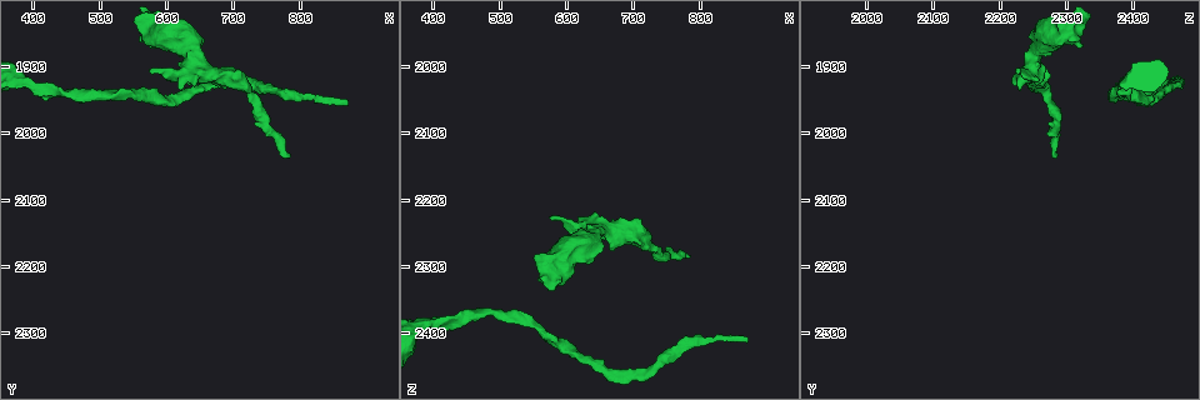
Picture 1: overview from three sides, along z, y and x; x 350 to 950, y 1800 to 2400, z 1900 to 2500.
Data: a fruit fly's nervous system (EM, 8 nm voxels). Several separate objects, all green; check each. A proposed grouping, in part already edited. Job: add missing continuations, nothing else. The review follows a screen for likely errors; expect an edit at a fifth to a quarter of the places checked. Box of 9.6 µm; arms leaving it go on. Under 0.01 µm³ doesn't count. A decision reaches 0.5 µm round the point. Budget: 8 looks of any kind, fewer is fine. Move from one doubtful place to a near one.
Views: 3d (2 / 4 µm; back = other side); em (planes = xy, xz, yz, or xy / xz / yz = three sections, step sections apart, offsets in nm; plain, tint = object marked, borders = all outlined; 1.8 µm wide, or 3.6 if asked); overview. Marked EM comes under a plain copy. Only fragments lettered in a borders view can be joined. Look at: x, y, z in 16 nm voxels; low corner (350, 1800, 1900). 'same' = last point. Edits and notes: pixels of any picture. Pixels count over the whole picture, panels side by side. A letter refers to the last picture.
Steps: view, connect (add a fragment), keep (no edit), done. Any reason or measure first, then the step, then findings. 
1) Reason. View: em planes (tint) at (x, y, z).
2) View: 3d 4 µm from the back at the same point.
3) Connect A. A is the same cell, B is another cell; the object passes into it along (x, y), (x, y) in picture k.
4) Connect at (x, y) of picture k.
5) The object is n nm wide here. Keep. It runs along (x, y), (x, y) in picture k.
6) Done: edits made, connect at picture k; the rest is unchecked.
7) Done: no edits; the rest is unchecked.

Stops while still wide. View: 3d 2 µm at (615, 1930, 2230).

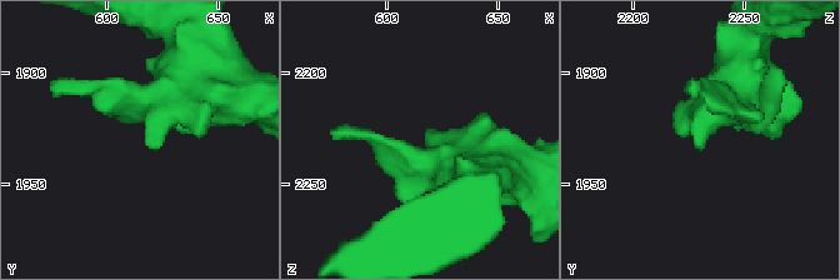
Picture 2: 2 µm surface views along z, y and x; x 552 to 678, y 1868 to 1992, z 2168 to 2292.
Need the tissue. View: em planes (borders) at (619, 1932, 2229).

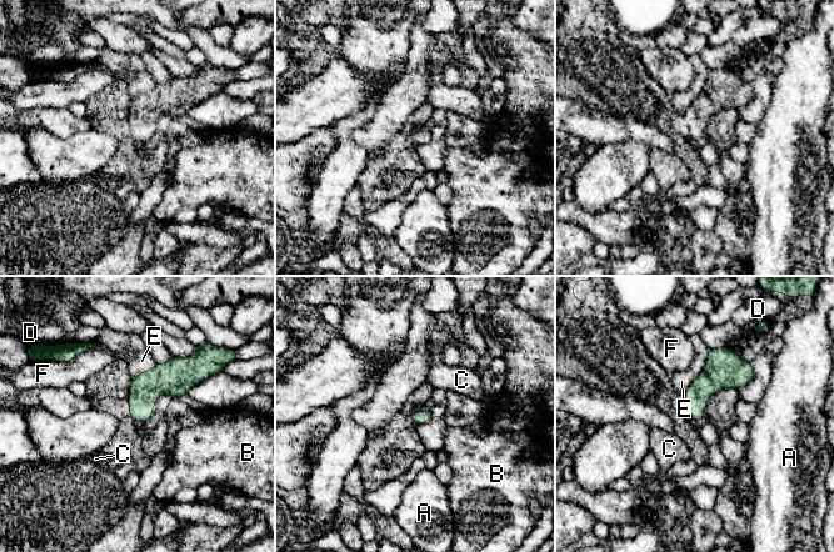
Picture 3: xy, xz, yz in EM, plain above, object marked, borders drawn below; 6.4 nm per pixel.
Keep. A, B, C, D, E and F are other cells; a border runs along (156, 364), (133, 381) in picture 3; no lettered fragment goes on from it.

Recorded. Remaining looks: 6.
View: 3d 2 µm at (780, 2040, 2285).

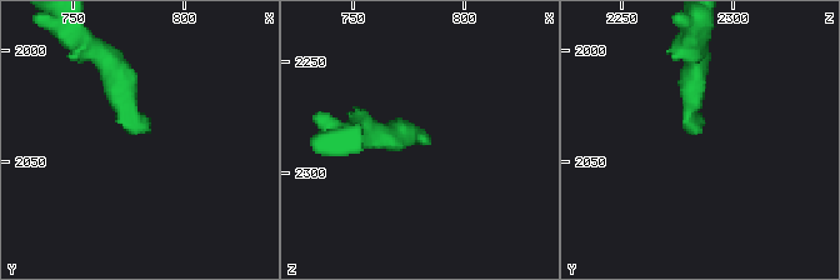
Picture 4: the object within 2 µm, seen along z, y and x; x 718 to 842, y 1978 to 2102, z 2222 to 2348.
View: em planes (borders) at (783, 2036, 2285).

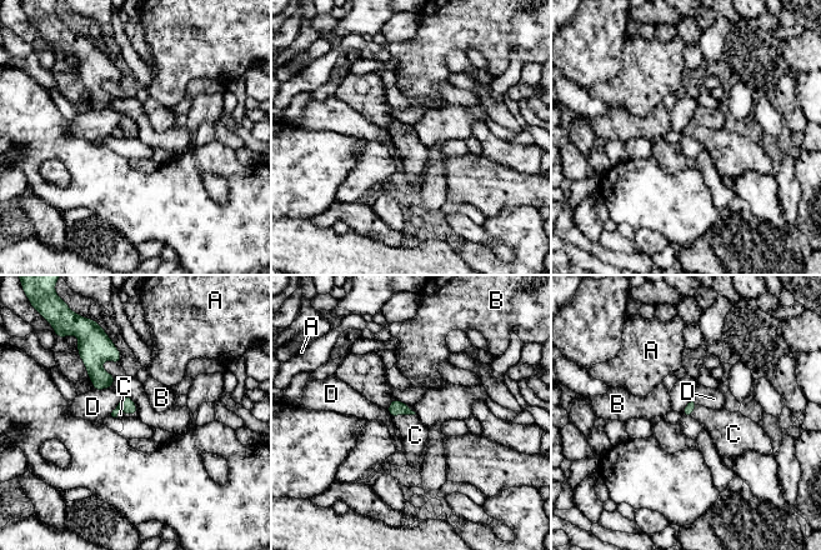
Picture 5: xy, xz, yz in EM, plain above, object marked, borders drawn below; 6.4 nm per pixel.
Connect C. C is the same cell, A, B and D are other cells; the object passes into it along (396, 408), (404, 414), (415, 435) in picture 5; the cell continues.

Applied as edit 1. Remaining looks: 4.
View: overview.

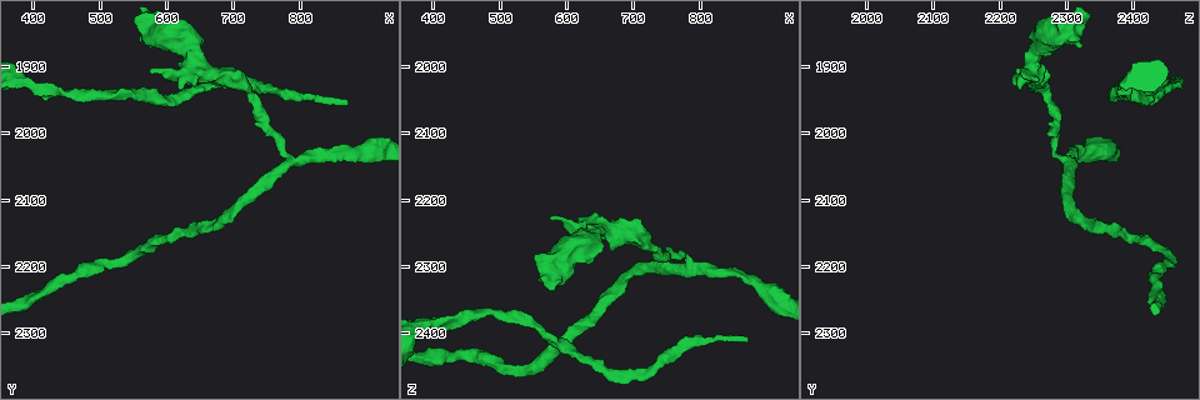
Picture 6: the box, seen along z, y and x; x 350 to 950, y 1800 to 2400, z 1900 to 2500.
Branch stops here. View: em 3.6 µm xy step 8 (tint) at (575, 1870, 2325).

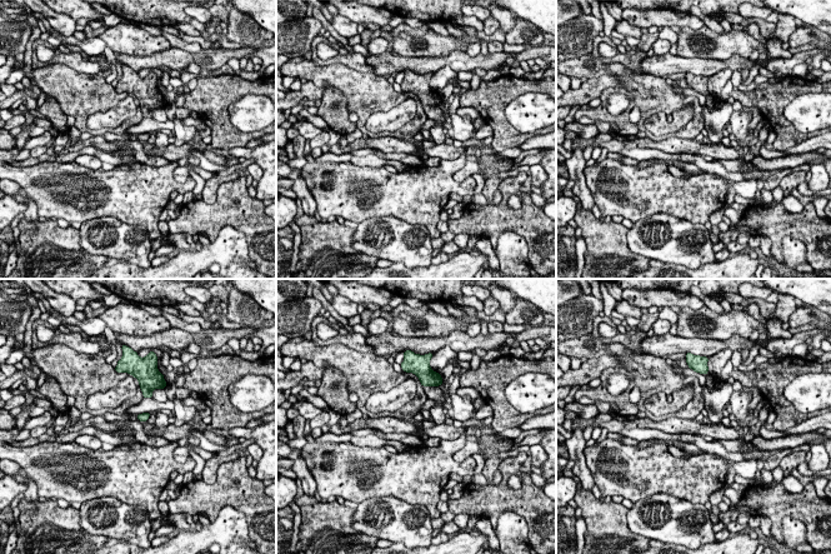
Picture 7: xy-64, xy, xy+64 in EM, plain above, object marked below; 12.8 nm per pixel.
Another direction. View: em 3.6 µm planes (borders) at the same point.

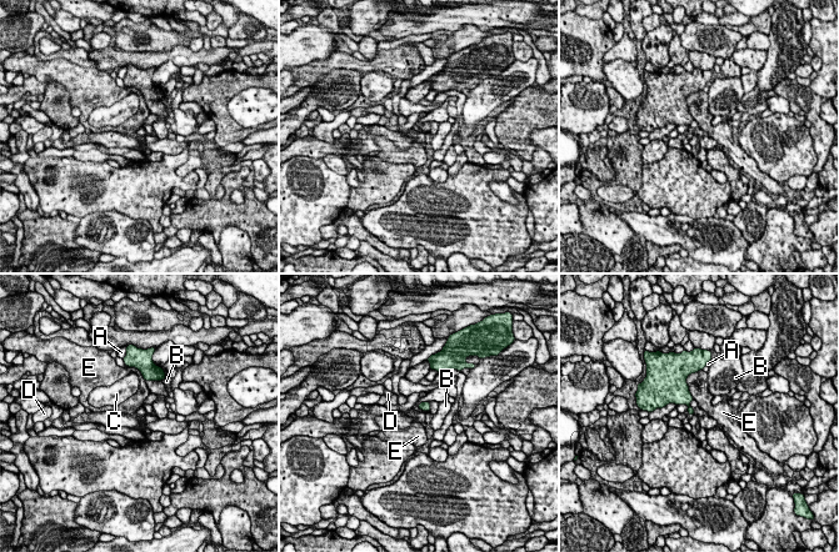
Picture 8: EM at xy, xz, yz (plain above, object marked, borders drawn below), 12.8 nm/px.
Keep. A, B, C, D and E are other cells; no lettered fragment goes on from it.

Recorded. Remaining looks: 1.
Done: edits made, connect at picture 5; the rest is unchecked.

